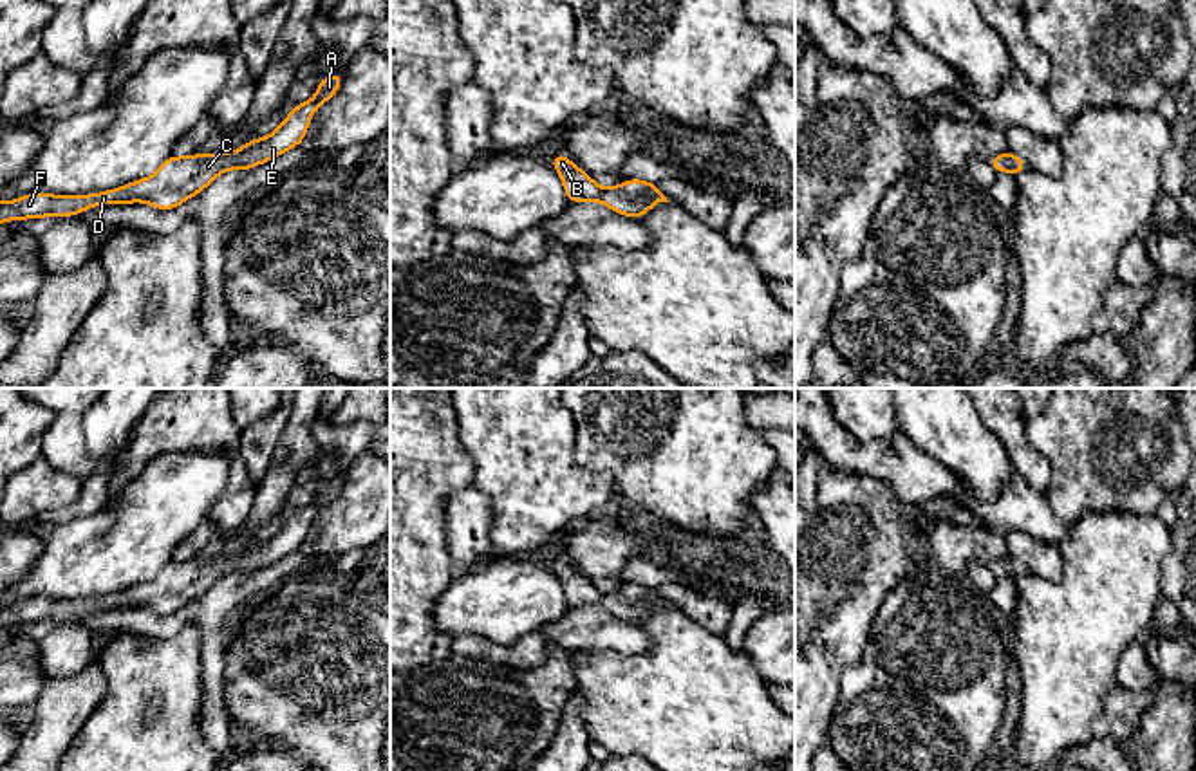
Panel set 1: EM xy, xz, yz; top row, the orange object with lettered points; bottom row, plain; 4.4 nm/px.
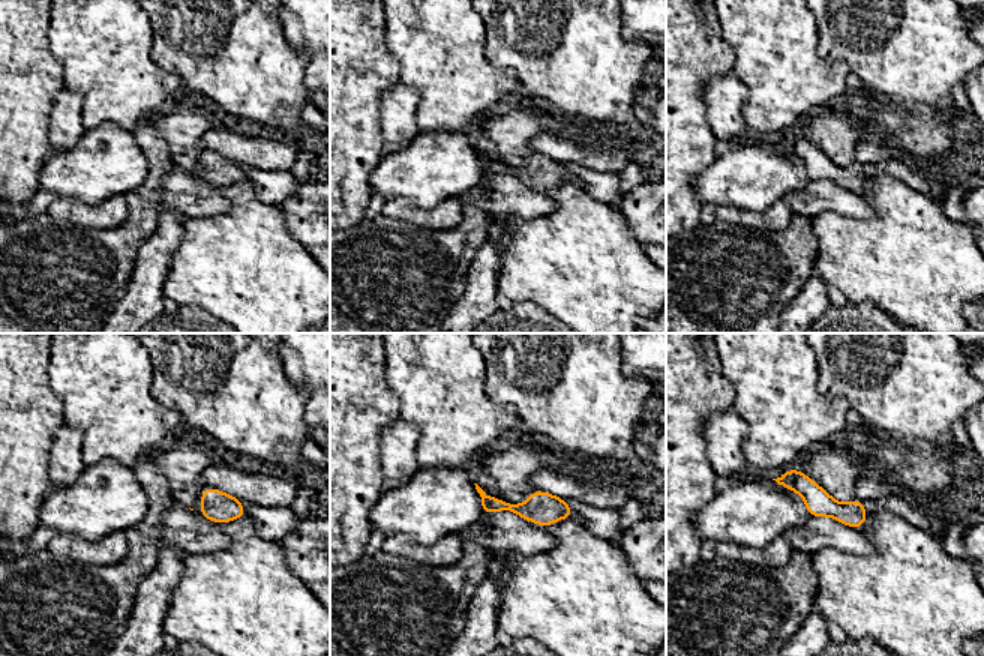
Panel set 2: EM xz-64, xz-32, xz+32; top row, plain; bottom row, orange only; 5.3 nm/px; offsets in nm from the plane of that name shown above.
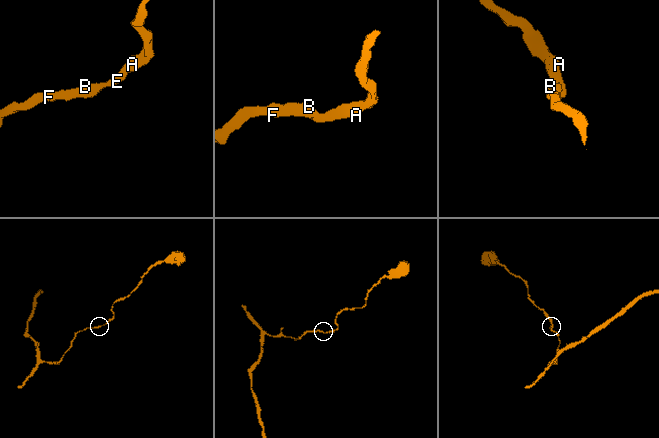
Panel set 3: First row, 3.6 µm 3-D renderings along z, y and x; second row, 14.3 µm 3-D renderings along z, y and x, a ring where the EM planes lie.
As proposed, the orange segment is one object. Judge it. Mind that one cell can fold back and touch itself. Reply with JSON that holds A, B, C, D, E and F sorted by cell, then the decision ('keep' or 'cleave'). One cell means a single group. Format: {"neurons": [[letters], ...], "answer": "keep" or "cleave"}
{"neurons": [["A", "B", "C", "D", "E", "F"]], "answer": "keep"}

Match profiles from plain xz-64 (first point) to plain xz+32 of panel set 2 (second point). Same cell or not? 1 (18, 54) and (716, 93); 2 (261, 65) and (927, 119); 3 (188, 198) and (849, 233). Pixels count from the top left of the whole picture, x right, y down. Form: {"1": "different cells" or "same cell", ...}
{"1": "different cells", "2": "different cells", "3": "different cells"}

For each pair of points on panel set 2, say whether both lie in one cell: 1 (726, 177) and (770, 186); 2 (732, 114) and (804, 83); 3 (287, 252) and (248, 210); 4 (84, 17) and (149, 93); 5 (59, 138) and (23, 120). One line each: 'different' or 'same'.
1: same
2: different
3: same
4: same
5: different

